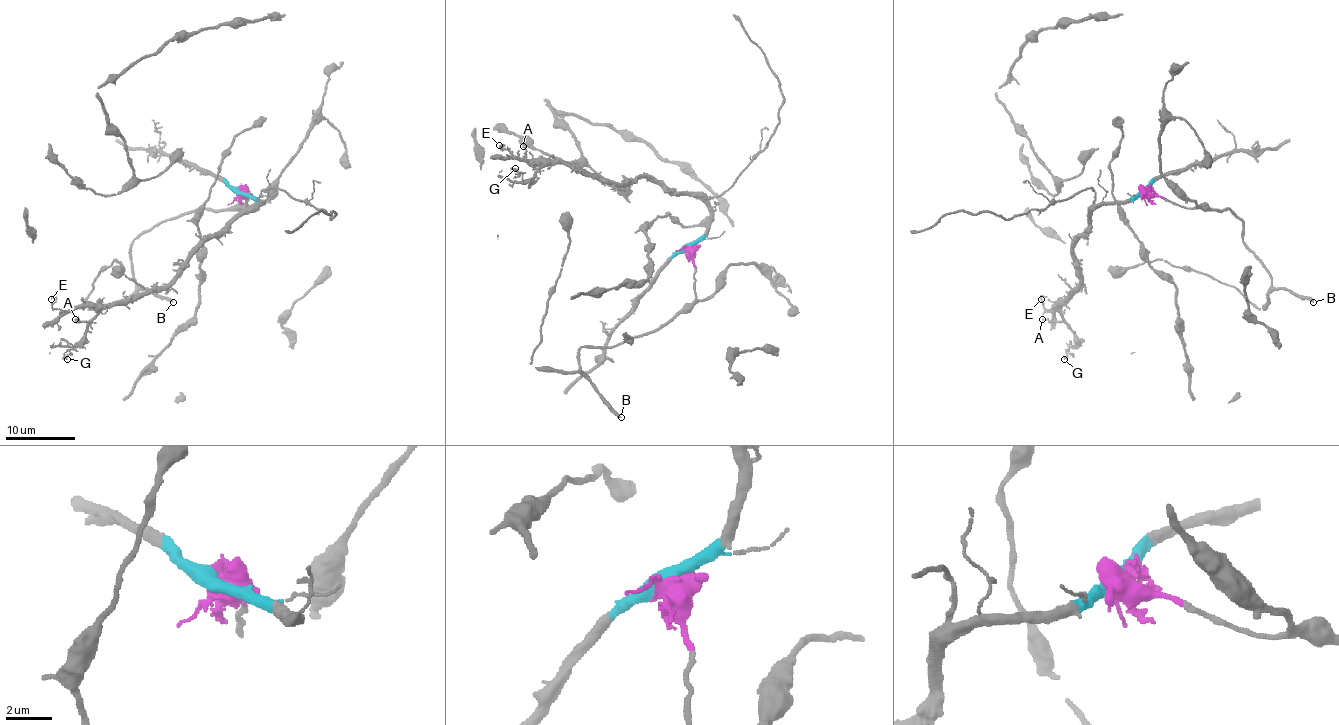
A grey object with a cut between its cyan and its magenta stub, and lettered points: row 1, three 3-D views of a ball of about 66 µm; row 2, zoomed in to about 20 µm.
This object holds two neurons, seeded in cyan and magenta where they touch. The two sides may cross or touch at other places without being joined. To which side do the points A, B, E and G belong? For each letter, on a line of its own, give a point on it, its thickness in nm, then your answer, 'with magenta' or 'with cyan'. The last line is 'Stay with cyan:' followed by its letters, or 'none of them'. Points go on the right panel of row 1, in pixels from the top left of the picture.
A: at (1042, 319); 100 nm thick; with cyan
B: at (1313, 302); 340 nm thick; with magenta
E: at (1041, 299); 90 nm thick; with cyan
G: at (1064, 359); 200 nm thick; with cyan
Stay with cyan: A, E, G

